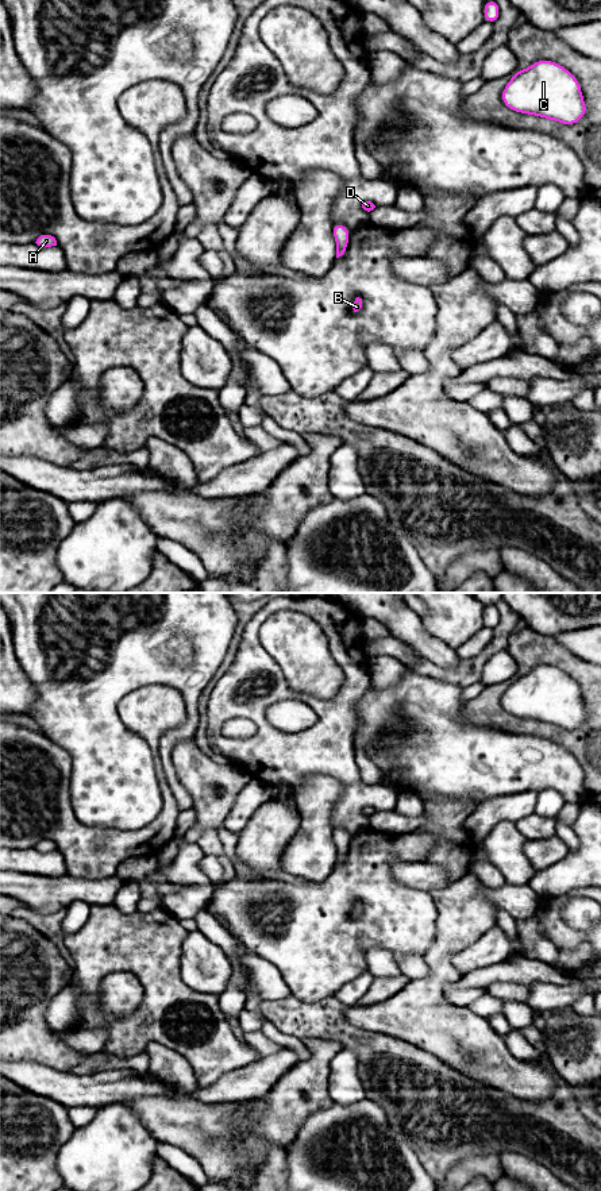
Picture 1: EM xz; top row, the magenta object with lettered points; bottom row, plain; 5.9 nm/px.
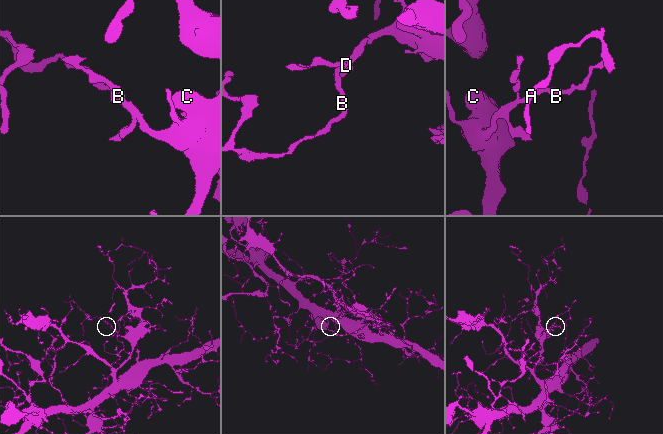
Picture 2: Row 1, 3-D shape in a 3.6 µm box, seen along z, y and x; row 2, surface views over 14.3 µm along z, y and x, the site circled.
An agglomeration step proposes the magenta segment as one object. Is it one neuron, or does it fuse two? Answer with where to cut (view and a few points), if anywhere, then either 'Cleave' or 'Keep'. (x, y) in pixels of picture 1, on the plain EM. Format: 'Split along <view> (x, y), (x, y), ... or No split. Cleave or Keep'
No split. Keep

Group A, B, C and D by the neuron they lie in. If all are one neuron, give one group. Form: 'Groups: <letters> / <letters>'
Groups: A B C D

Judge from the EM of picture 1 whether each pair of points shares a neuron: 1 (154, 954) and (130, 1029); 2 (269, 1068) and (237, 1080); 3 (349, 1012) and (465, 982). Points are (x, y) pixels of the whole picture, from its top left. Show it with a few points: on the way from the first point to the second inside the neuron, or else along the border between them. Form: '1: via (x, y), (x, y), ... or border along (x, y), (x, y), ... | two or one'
1: via (154, 972), (154, 1005), (149, 1010) | one
2: via (261, 1076), (255, 1080), (245, 1080) | one
3: border along (462, 976), (455, 983) | two

